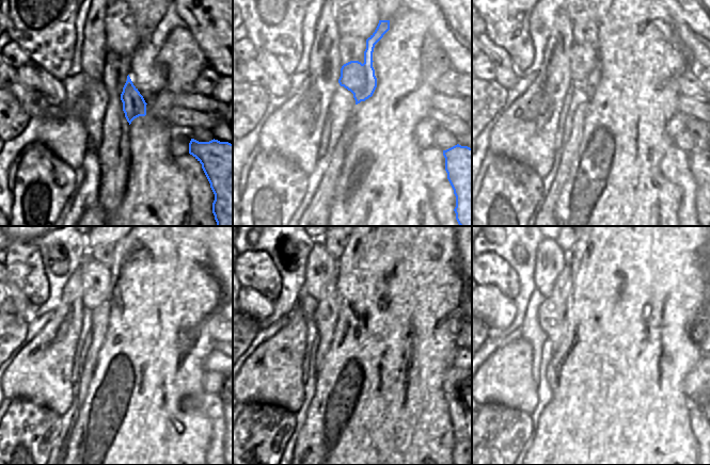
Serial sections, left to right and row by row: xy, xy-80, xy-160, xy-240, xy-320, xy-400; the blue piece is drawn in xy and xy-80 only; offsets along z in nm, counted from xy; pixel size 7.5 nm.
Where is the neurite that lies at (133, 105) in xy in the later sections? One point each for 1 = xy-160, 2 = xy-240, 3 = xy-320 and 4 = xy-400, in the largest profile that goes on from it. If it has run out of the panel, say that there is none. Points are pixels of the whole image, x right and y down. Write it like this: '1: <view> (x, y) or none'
1: xy-160 (583, 59)
2: xy-240 (95, 276)
3: xy-320 (320, 272)
4: xy-400 (550, 259)

